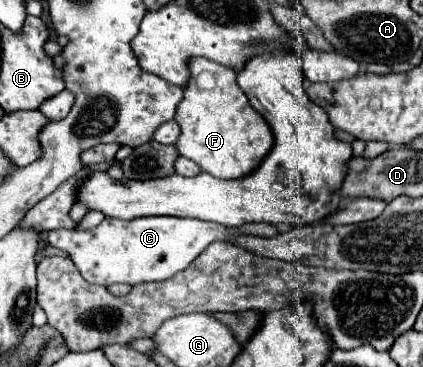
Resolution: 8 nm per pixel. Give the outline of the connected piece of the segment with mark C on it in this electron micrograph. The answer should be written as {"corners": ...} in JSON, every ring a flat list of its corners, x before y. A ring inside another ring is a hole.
{"corners":[[148,216,138,220,114,220,106,218,100,226,90,230,57,229,48,233,48,242,69,254,78,272,90,284,140,284,166,280,176,272,184,270,194,258,198,258,208,244,214,240,226,240,232,234,246,232,262,238,272,238,278,230,270,224,244,224,242,228,226,228,216,222,192,220,192,218,170,218,170,216]]}

